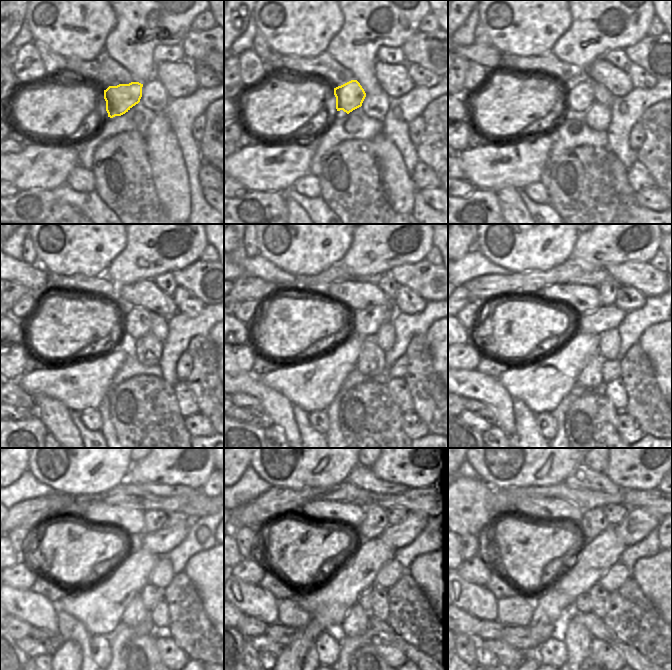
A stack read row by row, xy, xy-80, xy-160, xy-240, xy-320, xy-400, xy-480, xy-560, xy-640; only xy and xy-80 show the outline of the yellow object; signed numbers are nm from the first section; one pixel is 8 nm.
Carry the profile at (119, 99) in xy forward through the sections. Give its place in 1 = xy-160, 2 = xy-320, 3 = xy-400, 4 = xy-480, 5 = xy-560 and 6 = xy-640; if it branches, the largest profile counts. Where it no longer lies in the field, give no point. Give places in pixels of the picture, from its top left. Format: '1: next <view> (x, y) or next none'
1: next xy-160 (578, 96)
2: next xy-320 (365, 323)
3: next xy-400 (605, 318)
4: next xy-480 (159, 543)
5: next xy-560 (397, 536)
6: next xy-640 (639, 522)

